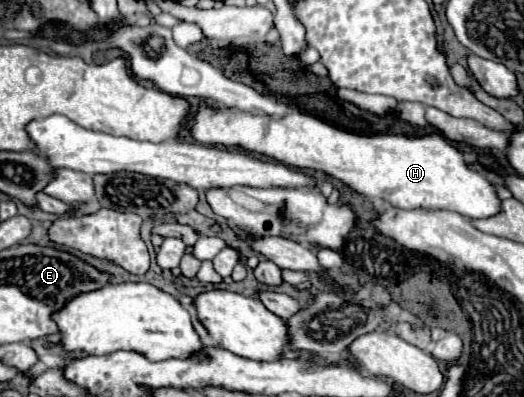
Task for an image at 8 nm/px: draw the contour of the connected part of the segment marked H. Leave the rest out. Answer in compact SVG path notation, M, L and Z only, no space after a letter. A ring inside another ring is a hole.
M200 106L200 110L188 120L188 128L192 130L192 136L202 144L220 144L220 146L242 146L248 152L270 156L282 164L294 166L294 168L310 168L330 174L336 180L342 180L348 188L364 194L370 200L384 200L392 204L394 208L402 210L450 210L458 212L466 218L478 220L478 218L492 218L494 214L500 214L502 200L498 198L496 186L484 176L484 172L474 170L468 166L464 154L452 146L442 134L428 134L420 138L408 138L408 136L396 136L396 134L376 134L376 136L360 136L354 132L338 130L310 114L302 114L298 110L292 110L282 120L272 120L268 116L254 116L240 110L212 110L210 106Z

